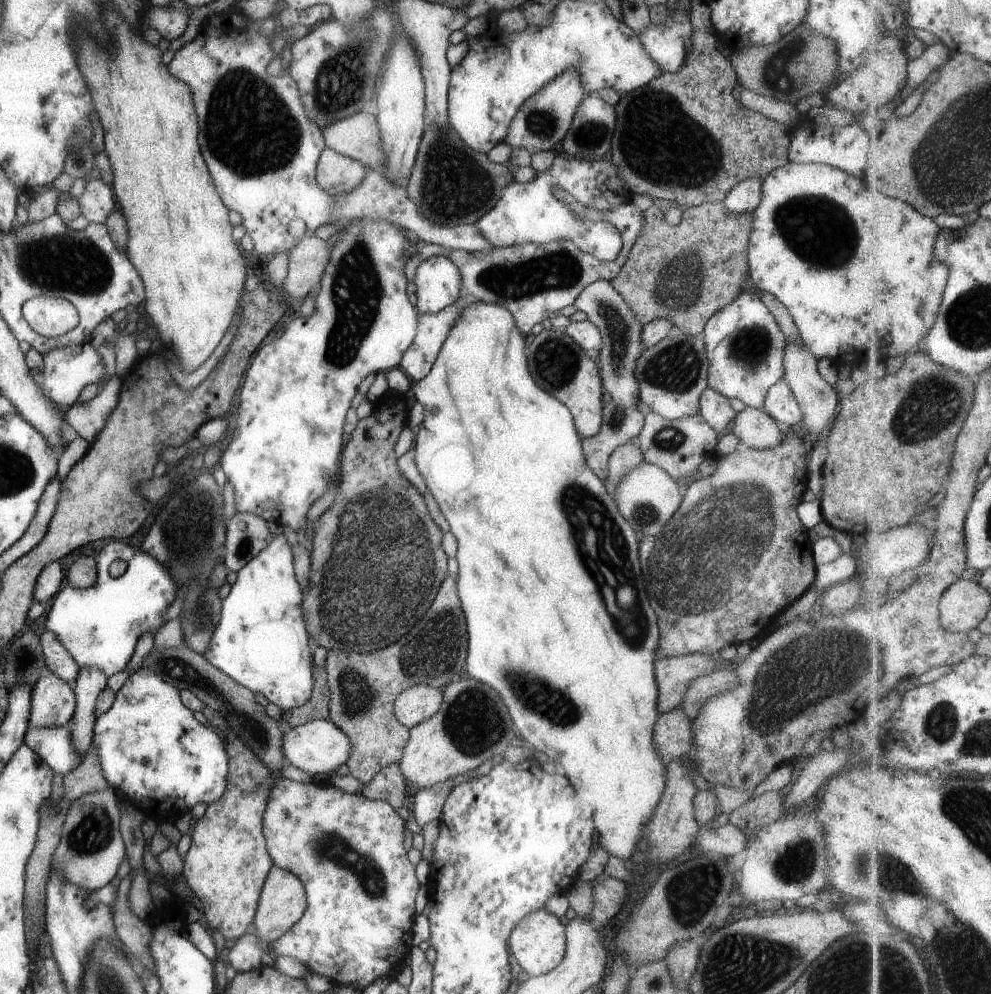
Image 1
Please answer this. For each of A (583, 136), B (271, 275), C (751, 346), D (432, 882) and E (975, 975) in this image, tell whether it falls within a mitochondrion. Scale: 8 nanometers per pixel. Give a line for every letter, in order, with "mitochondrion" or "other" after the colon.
A: mitochondrion
B: other
C: mitochondrion
D: other
E: mitochondrion

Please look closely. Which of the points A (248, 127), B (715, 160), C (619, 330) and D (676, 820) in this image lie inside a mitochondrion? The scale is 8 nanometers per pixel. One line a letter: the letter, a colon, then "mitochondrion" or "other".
A: mitochondrion
B: mitochondrion
C: mitochondrion
D: other

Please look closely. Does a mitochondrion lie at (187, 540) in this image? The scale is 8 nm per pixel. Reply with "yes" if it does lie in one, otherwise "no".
yes

